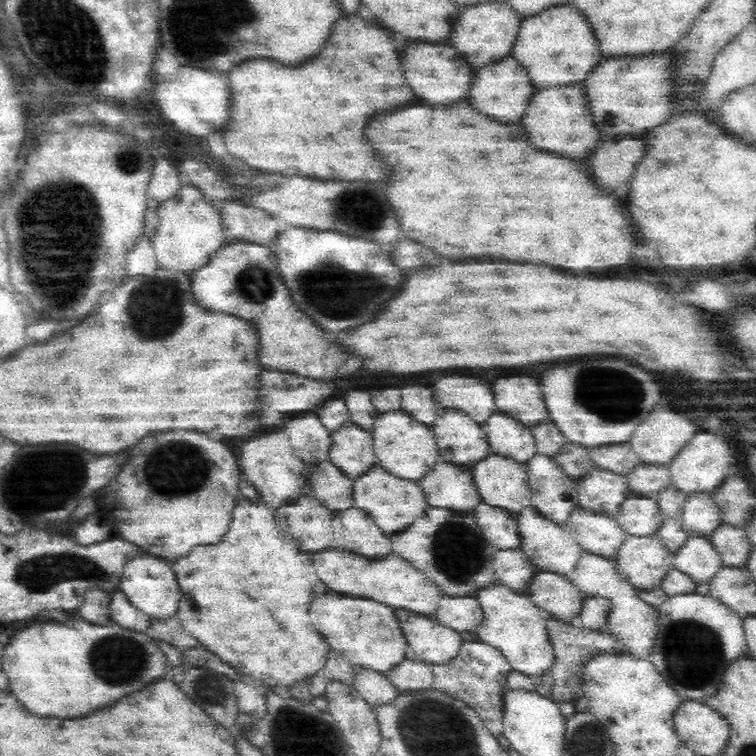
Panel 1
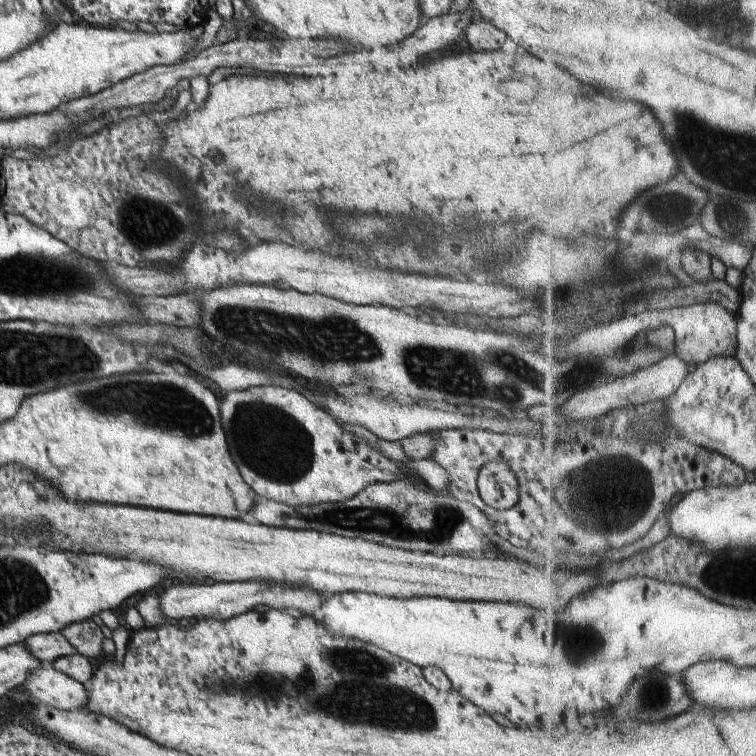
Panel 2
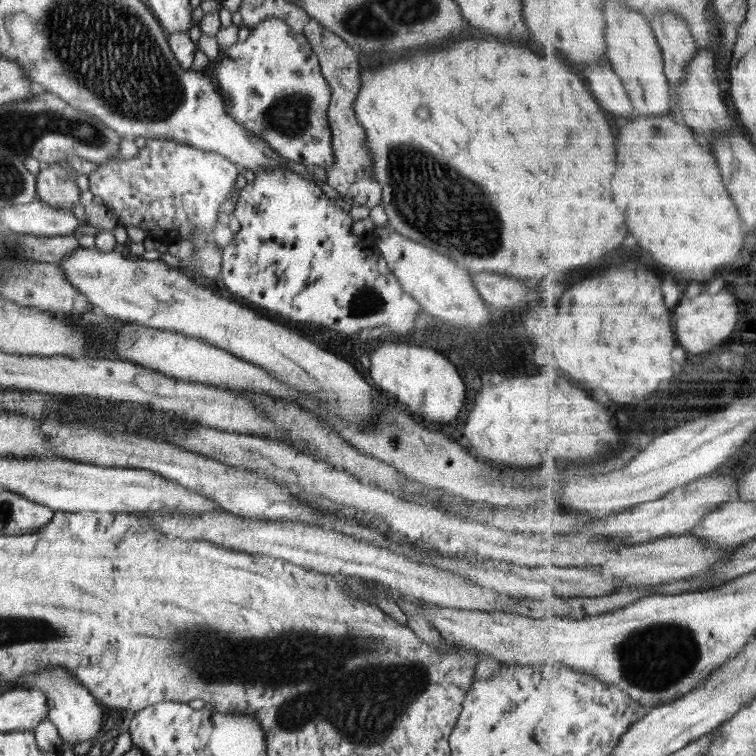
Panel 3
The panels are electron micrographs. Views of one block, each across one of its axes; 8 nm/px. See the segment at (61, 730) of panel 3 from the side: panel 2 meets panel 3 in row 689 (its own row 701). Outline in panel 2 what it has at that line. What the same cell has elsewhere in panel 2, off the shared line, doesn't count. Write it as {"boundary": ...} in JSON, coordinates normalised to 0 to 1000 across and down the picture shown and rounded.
{"boundary":[[[58,876],[50,886],[40,889],[28,913],[42,926],[81,939],[108,940],[116,931],[112,906],[74,889],[70,877]]]}

